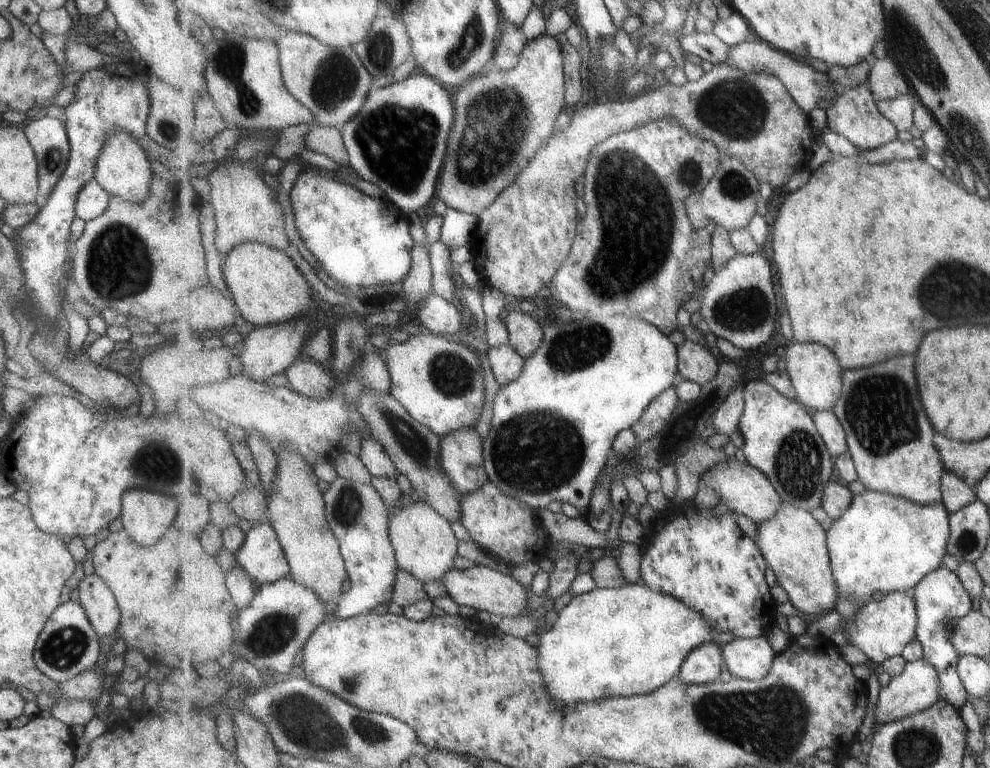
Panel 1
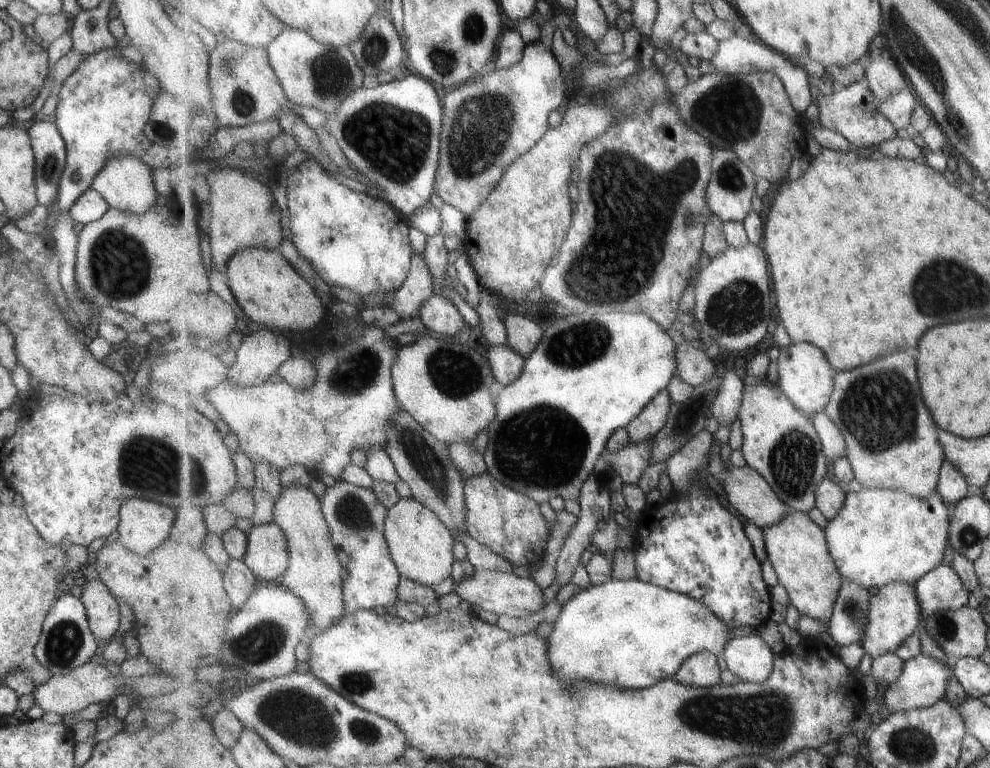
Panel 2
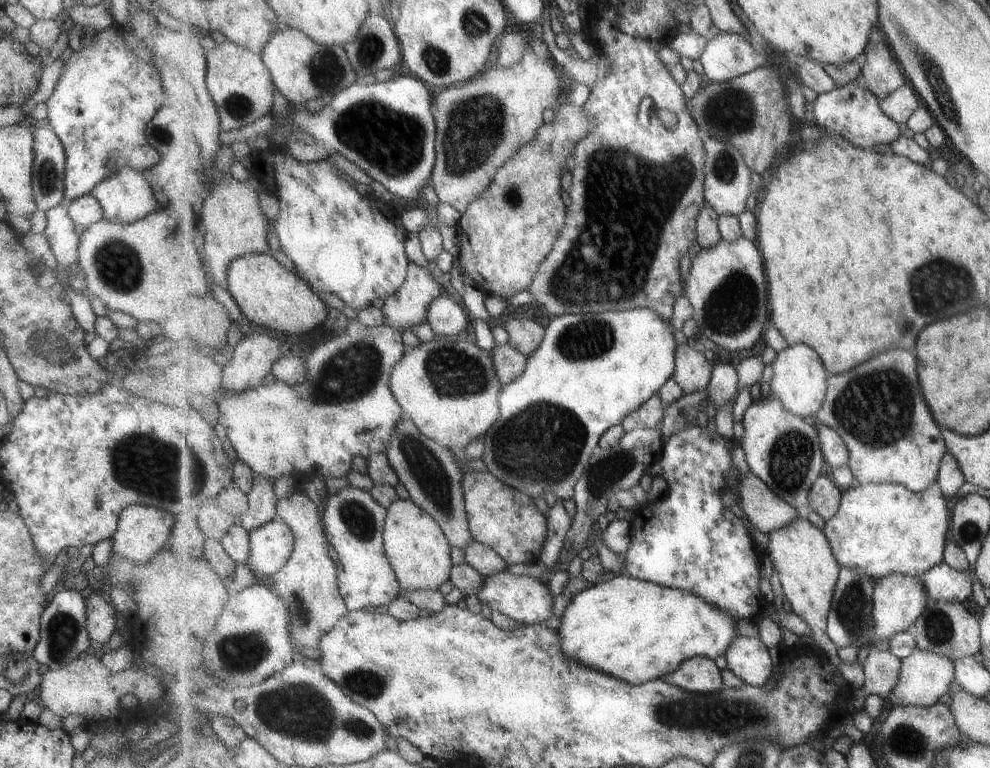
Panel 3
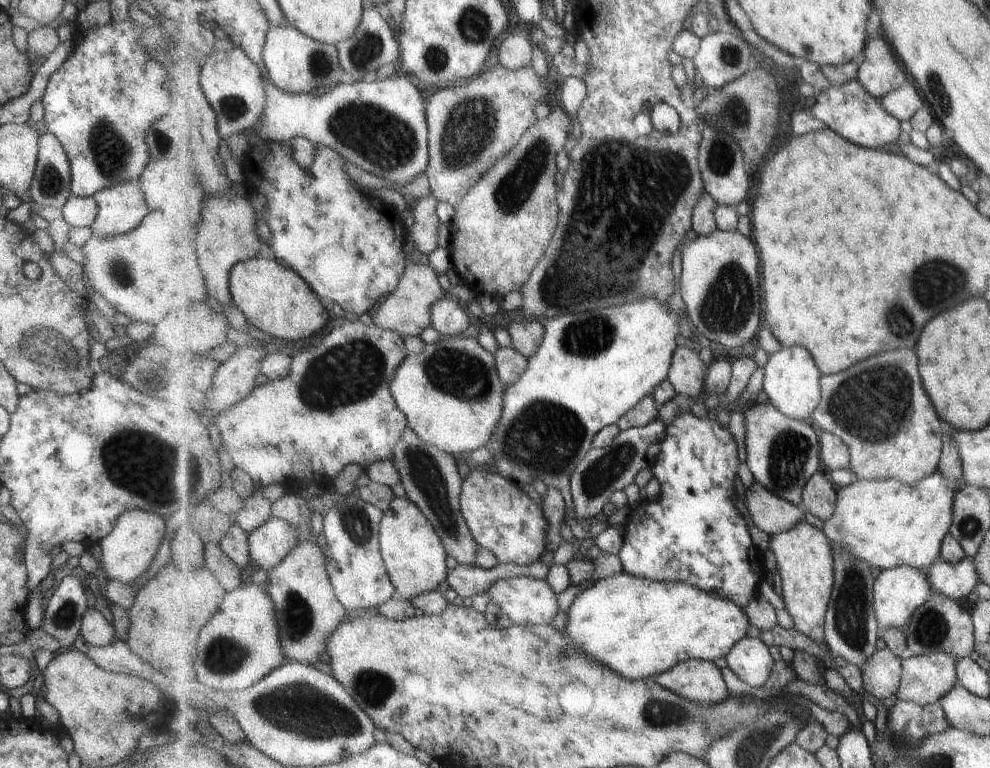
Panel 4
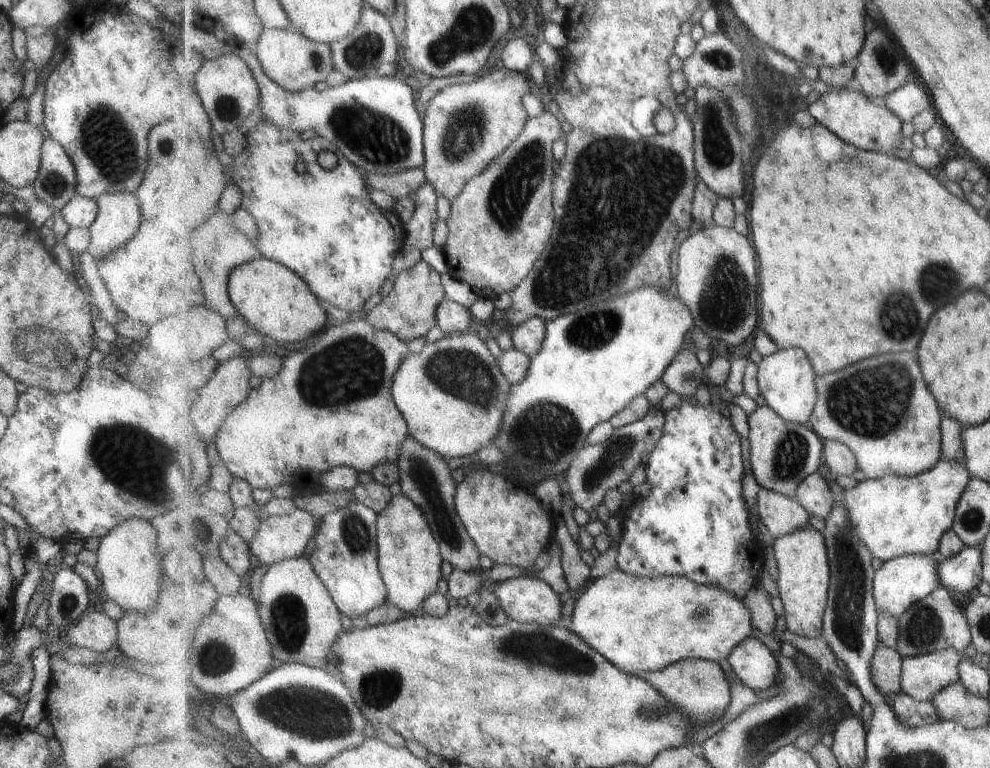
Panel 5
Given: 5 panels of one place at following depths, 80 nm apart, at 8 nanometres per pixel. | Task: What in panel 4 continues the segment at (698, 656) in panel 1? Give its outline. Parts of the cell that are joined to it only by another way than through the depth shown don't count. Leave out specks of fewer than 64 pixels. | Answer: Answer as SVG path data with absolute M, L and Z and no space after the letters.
M707 659L680 662L674 669L655 675L653 679L695 702L716 703L730 695L721 669Z

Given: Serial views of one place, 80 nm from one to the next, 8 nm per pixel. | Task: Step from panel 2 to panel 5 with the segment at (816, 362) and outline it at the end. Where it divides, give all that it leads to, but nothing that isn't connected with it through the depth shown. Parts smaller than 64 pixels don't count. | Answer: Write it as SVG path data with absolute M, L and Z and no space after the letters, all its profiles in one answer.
M780 349L775 354L764 356L758 364L758 383L767 404L788 421L809 425L818 401L818 374L803 349Z

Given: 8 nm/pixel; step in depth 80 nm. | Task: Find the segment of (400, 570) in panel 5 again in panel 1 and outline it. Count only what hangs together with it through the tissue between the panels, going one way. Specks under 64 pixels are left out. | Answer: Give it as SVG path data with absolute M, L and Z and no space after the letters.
M415 503L397 511L390 518L390 539L400 568L424 583L444 579L458 557L458 538L450 520L429 503Z

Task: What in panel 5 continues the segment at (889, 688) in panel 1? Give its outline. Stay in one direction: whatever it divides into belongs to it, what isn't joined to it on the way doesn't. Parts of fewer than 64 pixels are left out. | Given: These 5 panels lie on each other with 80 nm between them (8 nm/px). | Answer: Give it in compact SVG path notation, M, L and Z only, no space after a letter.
M950 648L903 658L902 692L919 702L933 700L940 690L960 680L961 664L972 654Z

